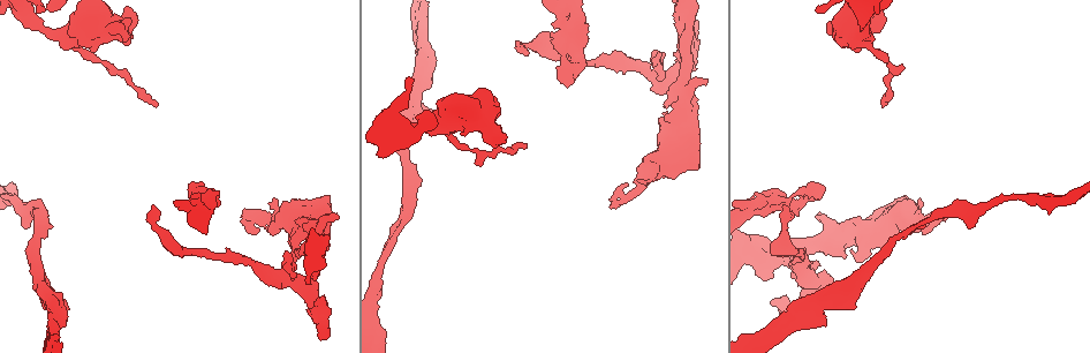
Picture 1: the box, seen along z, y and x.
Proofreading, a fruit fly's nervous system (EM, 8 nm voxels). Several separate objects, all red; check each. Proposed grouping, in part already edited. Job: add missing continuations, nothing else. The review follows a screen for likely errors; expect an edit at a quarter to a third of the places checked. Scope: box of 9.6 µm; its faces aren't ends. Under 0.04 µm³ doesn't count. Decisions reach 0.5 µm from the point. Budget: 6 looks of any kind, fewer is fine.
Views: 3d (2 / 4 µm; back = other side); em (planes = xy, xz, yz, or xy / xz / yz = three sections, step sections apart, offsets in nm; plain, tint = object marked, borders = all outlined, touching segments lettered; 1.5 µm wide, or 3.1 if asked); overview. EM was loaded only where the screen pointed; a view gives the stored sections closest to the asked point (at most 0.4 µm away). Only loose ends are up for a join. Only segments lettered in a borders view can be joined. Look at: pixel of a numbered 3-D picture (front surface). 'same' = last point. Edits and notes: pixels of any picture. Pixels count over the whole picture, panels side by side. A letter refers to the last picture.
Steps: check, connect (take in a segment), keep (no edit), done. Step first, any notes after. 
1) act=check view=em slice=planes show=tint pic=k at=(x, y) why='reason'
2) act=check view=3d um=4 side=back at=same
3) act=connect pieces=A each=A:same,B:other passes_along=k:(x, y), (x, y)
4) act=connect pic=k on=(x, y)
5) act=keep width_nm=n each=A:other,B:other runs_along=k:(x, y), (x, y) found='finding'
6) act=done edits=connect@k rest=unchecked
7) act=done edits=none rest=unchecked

act=check view=3d um=2 pic=1 at=(708, 79)

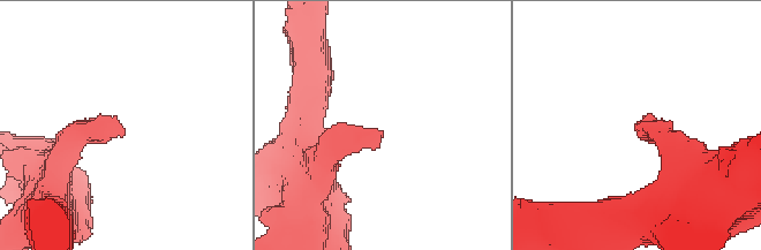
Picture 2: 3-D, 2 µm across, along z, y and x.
act=check view=em slice=planes show=plain pic=2 at=(382, 133)

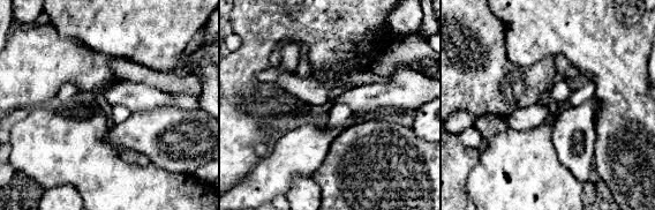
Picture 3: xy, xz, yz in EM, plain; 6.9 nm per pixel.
act=check view=em slice=planes show=borders at=same why='see the neighbours'

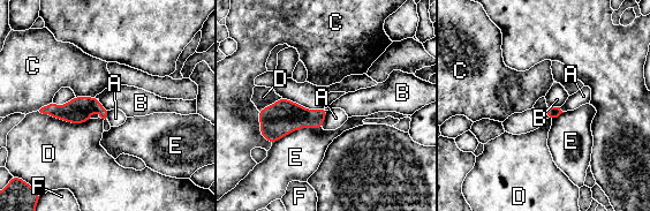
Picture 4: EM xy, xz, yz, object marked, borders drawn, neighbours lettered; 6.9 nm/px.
act=keep each=A:other,B:other,C:other,D:other,E:other,F:other border=4:(546, 103), (559, 107) found='none of them fits'

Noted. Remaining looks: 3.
act=check view=3d um=4 pic=1 at=(328, 335) why='branch stops here'

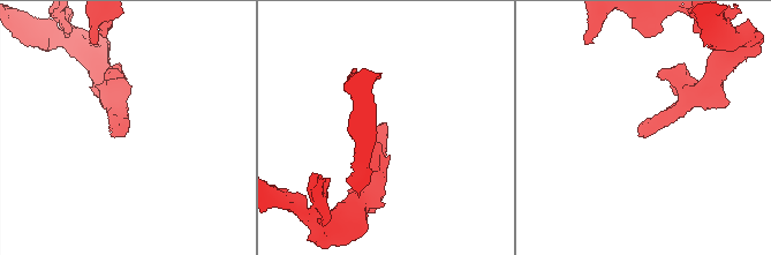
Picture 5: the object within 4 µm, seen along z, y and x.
act=check view=em slice=planes show=borders pic=5 at=(639, 129)

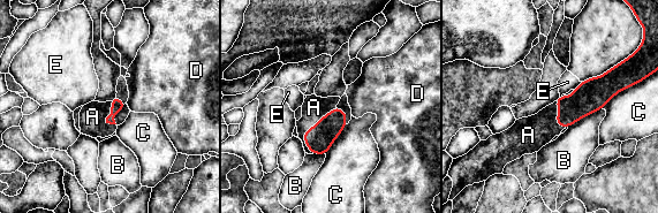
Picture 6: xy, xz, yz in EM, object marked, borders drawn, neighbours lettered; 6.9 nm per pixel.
act=connect pieces=A each=A:same,B:other,C:other,D:other,E:other passes_along=6:(318, 138), (309, 128), (314, 107) found='it goes on there'

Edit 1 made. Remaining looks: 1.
act=done edits=connect@6 rest=unchecked

